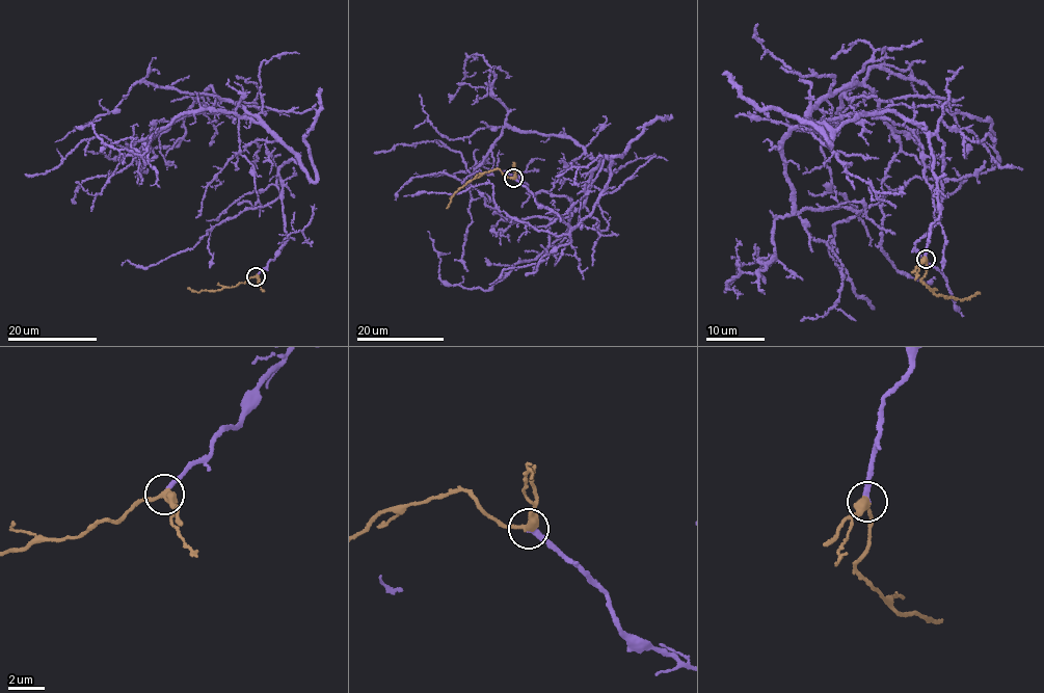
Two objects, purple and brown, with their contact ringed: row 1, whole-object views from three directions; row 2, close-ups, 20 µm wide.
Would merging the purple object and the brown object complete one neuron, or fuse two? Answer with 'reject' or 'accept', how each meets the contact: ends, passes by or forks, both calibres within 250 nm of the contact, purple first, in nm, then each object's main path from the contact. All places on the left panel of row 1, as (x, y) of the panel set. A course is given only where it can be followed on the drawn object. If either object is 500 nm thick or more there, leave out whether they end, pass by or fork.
accept; purple ends there; brown passes by; 240 nm thick on the purple side, 380 nm on the other; purple runs (256, 276), (288, 239), (280, 167), (300, 163), (244, 108), (209, 86), (176, 147), (110, 158), (83, 150); brown runs (256, 276), (219, 290), (197, 292), (188, 288)

